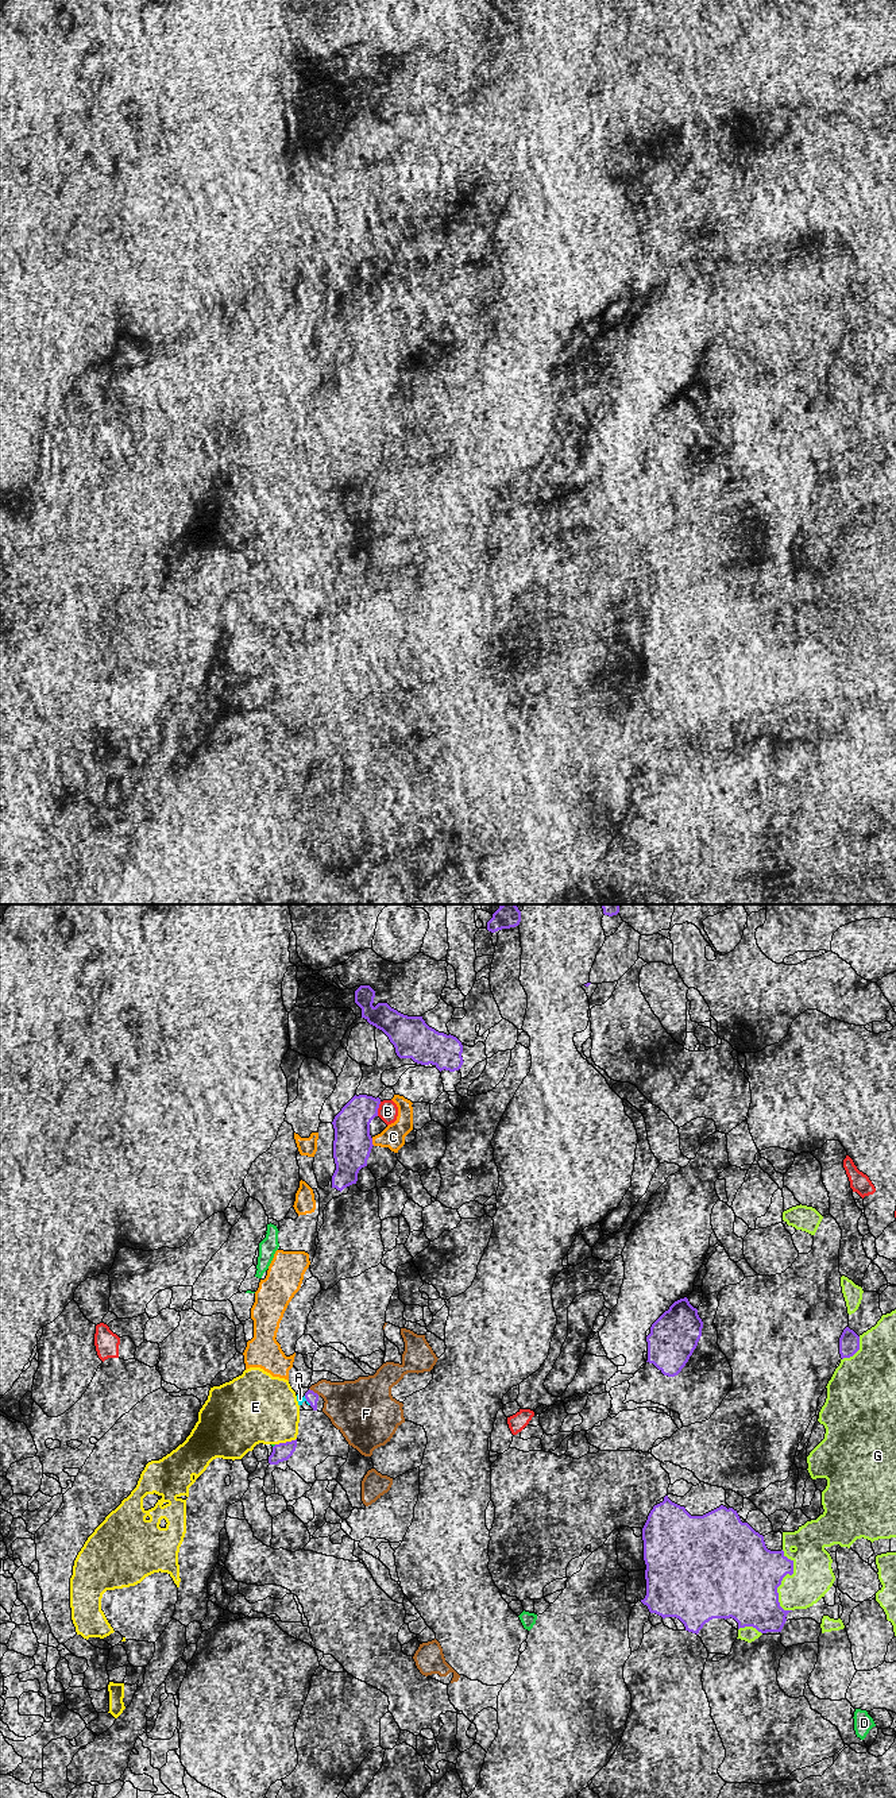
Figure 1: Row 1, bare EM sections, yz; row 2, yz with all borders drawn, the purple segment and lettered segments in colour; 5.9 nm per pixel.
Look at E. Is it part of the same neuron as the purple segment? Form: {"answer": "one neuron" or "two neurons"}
{"answer": "two neurons"}

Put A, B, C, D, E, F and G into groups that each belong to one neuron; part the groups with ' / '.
A / B / C E / D / F / G

